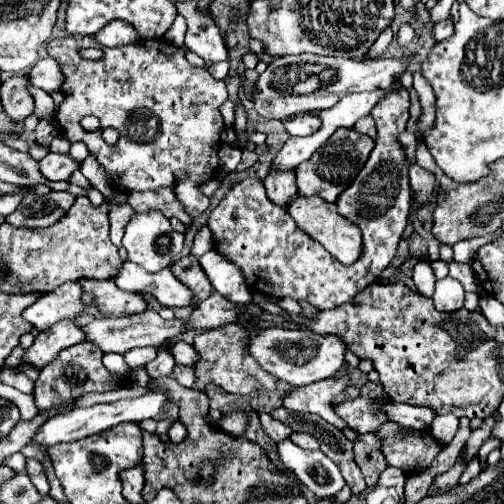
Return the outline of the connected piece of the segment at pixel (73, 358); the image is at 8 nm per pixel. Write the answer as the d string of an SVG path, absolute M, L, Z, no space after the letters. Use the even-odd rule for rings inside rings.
M78 343L74 347L68 347L50 363L50 367L44 367L40 371L40 377L34 383L34 401L38 411L46 409L60 409L70 411L76 399L80 399L86 391L114 391L120 389L124 383L120 383L104 365L102 365L102 351L98 351L92 343Z

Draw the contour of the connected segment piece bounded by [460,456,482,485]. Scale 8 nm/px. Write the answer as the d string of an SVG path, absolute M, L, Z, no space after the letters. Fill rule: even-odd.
M476 456L470 463L467 464L466 469L464 470L462 477L460 477L460 483L464 485L464 483L470 482L474 477L476 477L480 471L482 470L479 457Z

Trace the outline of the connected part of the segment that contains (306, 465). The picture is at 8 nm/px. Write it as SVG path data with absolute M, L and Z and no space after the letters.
M286 439L278 443L278 459L318 497L334 497L346 485L340 467L320 449L306 451Z

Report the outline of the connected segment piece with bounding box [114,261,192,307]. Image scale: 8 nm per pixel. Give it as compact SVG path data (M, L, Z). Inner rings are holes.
M124 261L114 283L128 293L138 293L148 299L158 301L162 307L188 307L192 305L192 291L184 287L168 269L150 273L142 267L136 267L130 261Z

